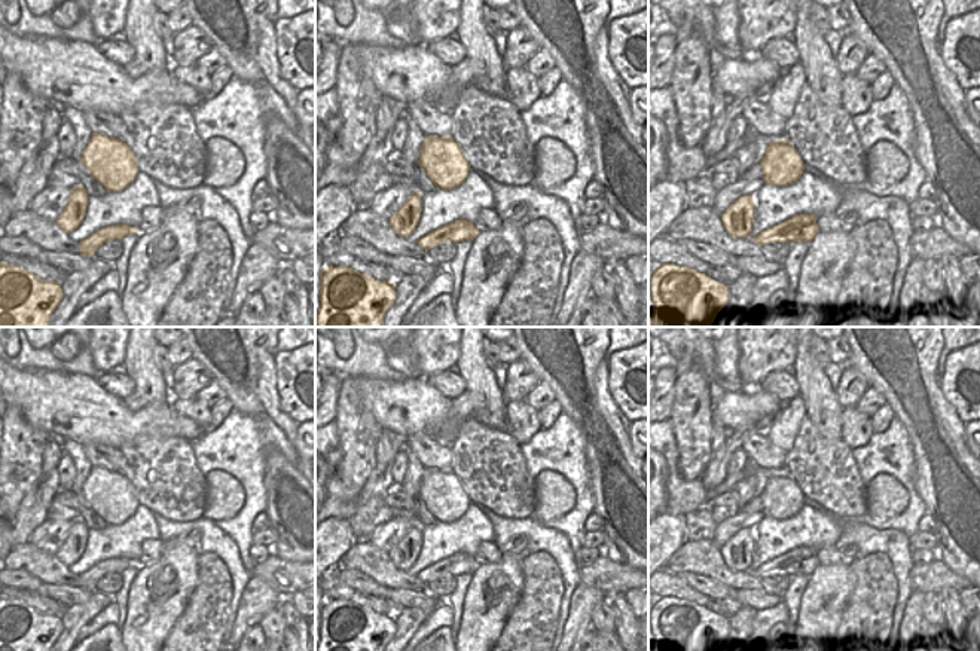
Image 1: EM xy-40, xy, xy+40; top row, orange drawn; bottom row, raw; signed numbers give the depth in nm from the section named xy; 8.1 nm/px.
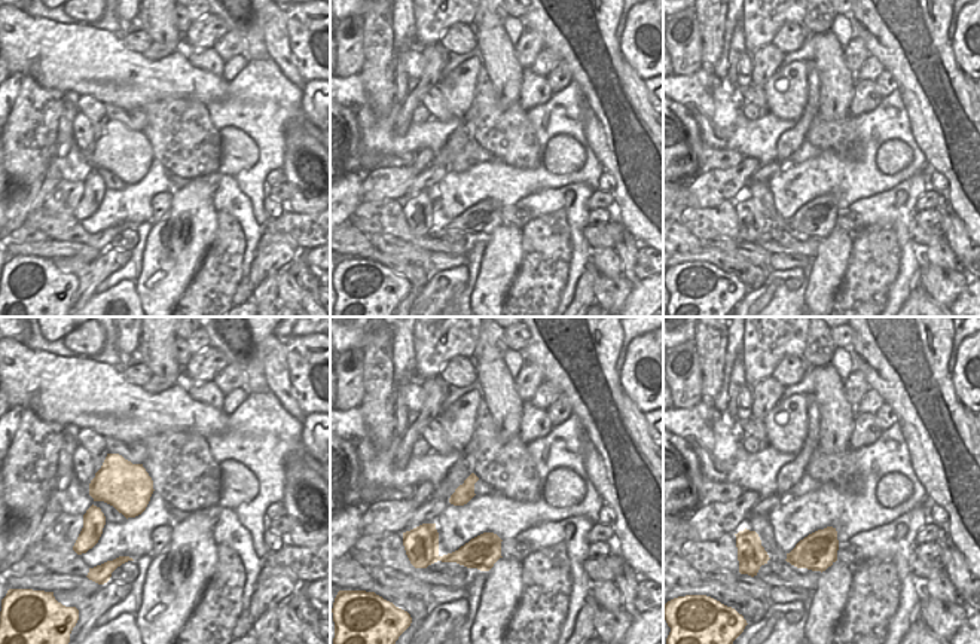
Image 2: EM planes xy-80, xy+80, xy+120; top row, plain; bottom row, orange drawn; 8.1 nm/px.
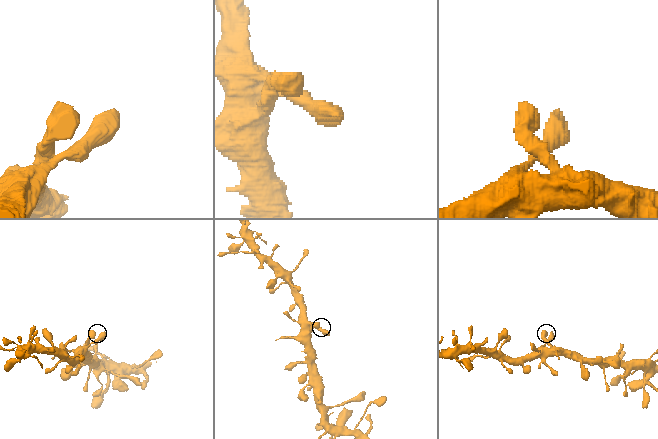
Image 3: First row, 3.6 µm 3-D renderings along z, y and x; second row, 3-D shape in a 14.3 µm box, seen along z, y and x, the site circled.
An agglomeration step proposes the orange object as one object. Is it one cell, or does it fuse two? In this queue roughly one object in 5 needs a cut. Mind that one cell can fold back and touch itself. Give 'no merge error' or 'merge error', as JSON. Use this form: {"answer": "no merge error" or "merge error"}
{"answer": "no merge error"}

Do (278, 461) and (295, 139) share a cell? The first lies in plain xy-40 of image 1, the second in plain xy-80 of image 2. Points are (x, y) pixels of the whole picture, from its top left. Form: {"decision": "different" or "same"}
{"decision": "same"}

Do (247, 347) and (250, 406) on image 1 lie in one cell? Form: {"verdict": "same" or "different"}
{"verdict": "same"}

